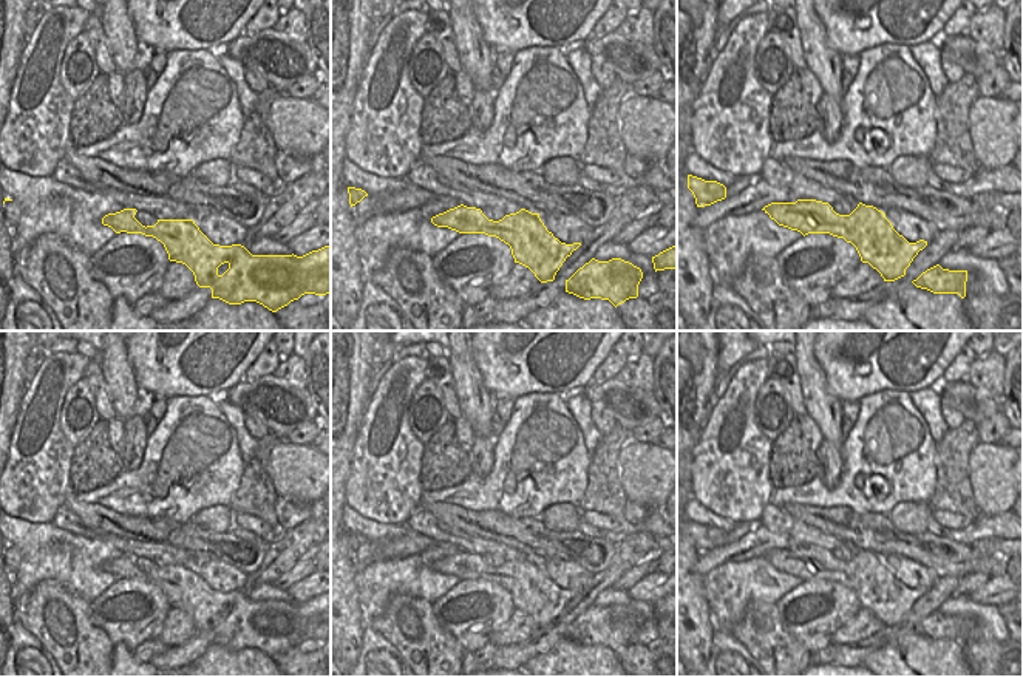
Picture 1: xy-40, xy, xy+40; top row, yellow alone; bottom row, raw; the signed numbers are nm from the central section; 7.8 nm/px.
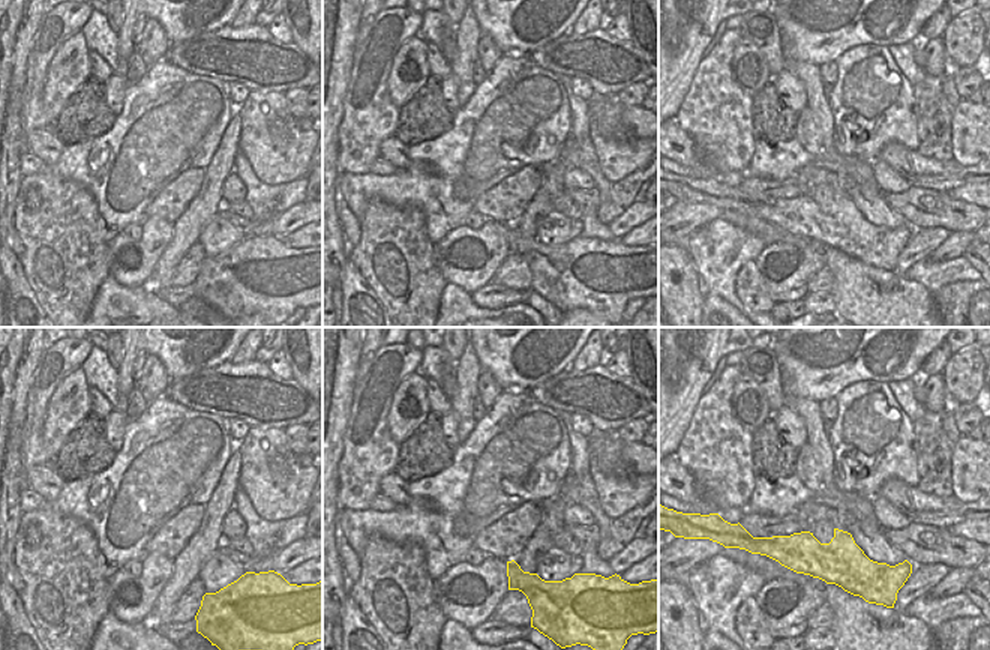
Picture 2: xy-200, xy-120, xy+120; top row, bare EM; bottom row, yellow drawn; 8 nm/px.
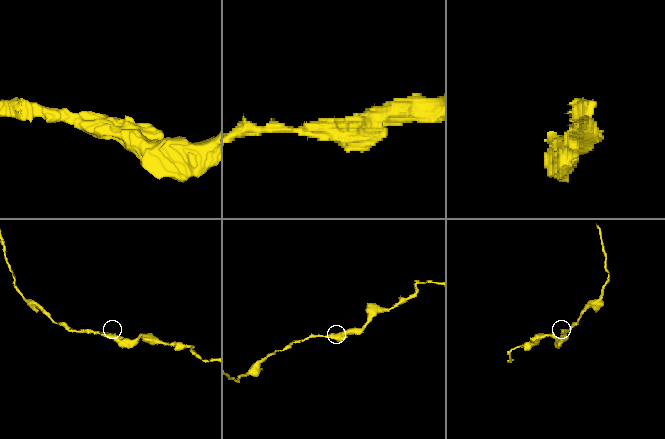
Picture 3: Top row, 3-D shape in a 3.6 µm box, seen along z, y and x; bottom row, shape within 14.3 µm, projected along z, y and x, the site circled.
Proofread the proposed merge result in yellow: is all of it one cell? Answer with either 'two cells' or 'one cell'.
one cell

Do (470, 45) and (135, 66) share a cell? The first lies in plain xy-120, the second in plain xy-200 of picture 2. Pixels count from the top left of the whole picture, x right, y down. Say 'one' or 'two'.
two

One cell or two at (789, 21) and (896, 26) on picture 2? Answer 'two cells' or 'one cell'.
one cell

